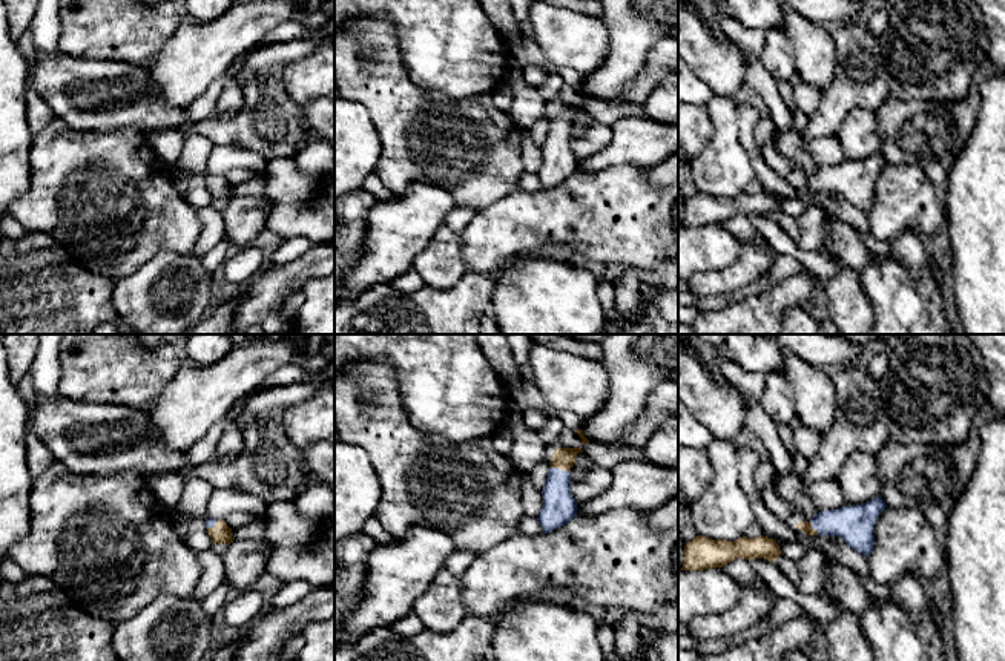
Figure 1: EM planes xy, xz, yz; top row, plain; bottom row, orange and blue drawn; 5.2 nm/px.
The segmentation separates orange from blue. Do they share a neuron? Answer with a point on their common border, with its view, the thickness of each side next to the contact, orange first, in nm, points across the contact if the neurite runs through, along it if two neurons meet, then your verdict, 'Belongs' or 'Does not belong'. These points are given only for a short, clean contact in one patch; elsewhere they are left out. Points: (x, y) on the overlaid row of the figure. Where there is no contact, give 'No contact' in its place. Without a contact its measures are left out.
Touches orange at xz (560, 468). Thickness 120 nm (orange) against 180 nm. Path across: xz (563, 459), (560, 468), (559, 506). Belongs

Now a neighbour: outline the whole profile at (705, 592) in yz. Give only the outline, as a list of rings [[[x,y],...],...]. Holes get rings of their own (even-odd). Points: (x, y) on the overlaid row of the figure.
[[[723,567],[678,572],[678,624],[723,613],[740,597],[741,583]]]

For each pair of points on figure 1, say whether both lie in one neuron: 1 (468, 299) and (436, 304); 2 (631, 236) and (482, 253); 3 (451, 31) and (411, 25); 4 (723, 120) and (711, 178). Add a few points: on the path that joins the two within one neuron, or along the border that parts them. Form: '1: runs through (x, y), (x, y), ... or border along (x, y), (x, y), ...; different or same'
1: runs through (461, 304), (444, 304); same
2: runs through (594, 223), (519, 223); same
3: runs through (442, 29), (438, 25), (421, 25); same
4: runs through (723, 134), (723, 164); same

